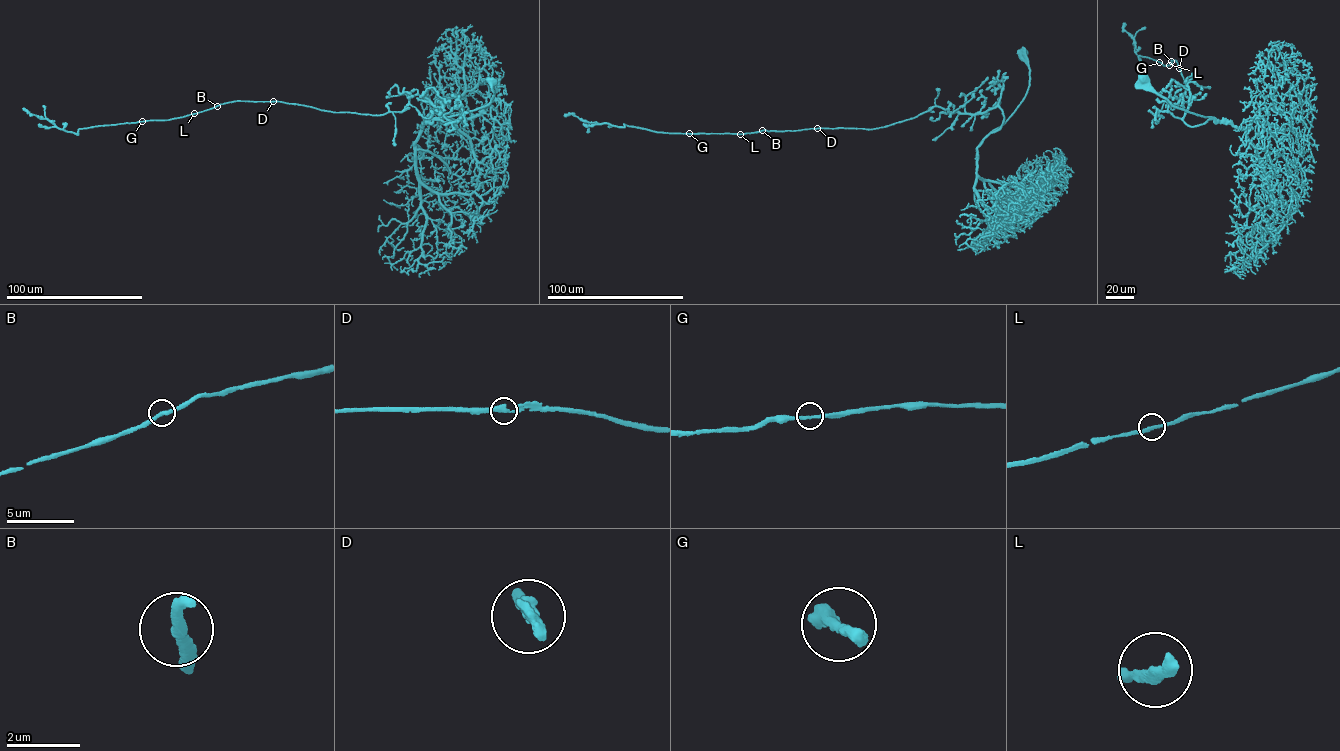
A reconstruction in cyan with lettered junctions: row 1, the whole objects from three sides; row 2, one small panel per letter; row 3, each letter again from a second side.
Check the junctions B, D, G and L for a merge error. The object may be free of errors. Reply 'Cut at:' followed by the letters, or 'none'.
Cut at: none

